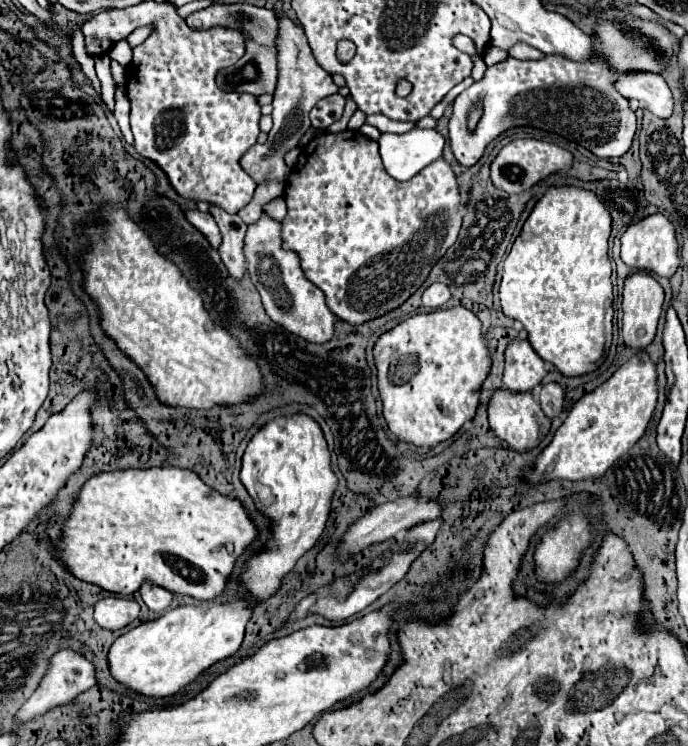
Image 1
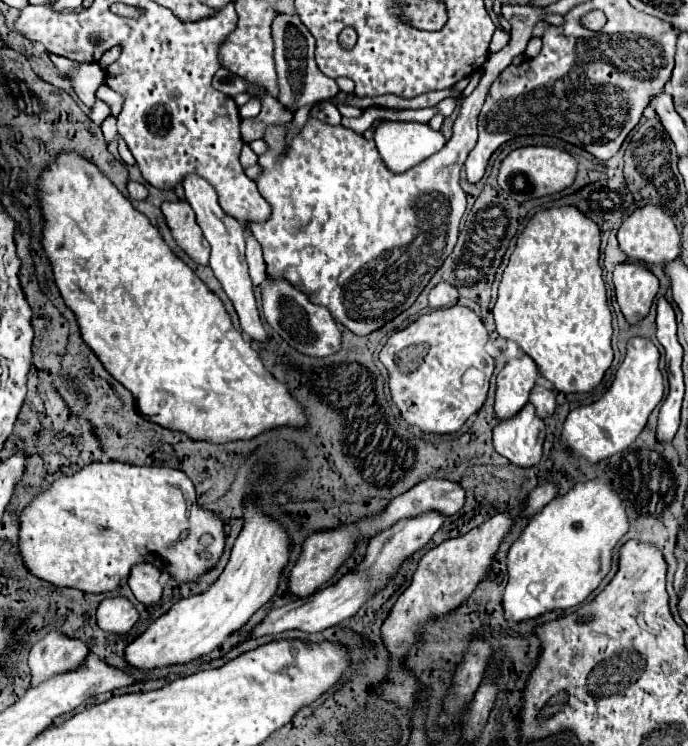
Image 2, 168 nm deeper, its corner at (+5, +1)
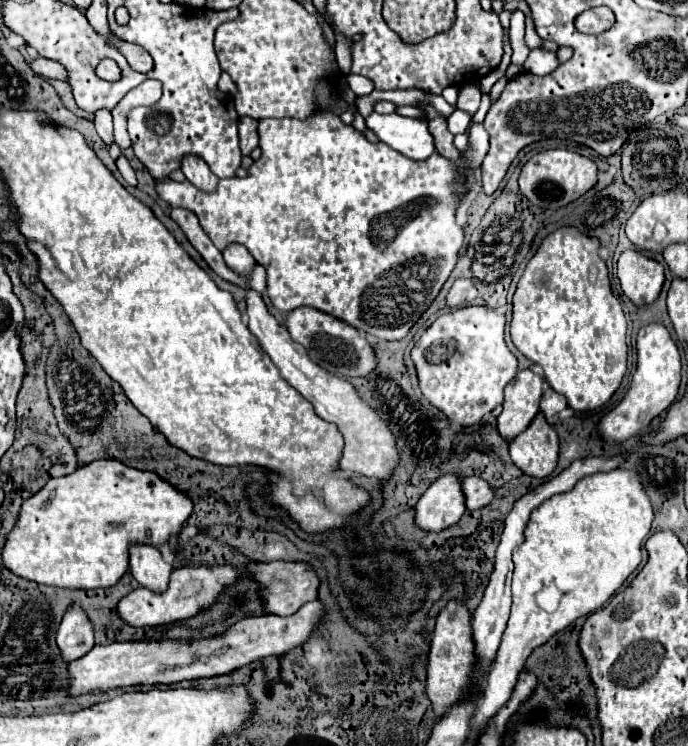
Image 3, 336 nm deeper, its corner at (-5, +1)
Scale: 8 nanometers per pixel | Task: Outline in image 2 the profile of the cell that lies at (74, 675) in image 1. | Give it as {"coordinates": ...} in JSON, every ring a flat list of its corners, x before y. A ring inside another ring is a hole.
{"coordinates":[[50,632,30,650,30,670,32,686,52,678,58,672,68,672,78,668,88,656,88,646,78,640,64,636,62,632]]}

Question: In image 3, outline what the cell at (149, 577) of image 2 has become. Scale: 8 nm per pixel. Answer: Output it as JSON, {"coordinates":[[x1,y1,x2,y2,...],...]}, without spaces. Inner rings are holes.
{"coordinates":[[150,544,134,546,130,552,130,572,140,586,160,594,168,588,172,564,168,564,160,550]]}

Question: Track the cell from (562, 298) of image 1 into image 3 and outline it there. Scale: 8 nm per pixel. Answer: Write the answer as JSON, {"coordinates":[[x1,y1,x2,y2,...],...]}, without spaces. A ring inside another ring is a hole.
{"coordinates":[[564,226,548,234,534,258,528,260,512,298,510,336,514,346,532,362,540,364,548,384,566,396,574,410,594,410,604,406,622,382,626,372,626,318,614,298,608,268,598,256,600,240,582,234,576,226]]}

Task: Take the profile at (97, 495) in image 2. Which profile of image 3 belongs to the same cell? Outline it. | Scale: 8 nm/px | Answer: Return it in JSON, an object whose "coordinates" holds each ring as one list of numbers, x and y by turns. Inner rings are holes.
{"coordinates":[[94,460,68,476,48,480,42,490,22,504,18,524,6,540,2,560,14,574,38,584,58,588,110,588,128,572,130,548,134,544,152,544,156,548,178,544,180,530,192,508,190,496,156,476,156,472,144,472,118,460]]}

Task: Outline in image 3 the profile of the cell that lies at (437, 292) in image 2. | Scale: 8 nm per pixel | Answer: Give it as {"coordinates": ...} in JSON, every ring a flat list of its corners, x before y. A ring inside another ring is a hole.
{"coordinates":[[456,280,446,296,446,306,450,308,460,308,460,306,466,306,470,304,474,298,478,296,478,290,474,288,474,284,470,280]]}

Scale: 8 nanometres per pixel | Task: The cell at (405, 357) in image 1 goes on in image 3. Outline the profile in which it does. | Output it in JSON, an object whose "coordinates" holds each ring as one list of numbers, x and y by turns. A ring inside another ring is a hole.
{"coordinates":[[464,306,442,314,414,344,410,358,418,370,424,398,452,424,474,426,504,400,506,384,516,376,518,362,504,342,504,314,486,306]]}

